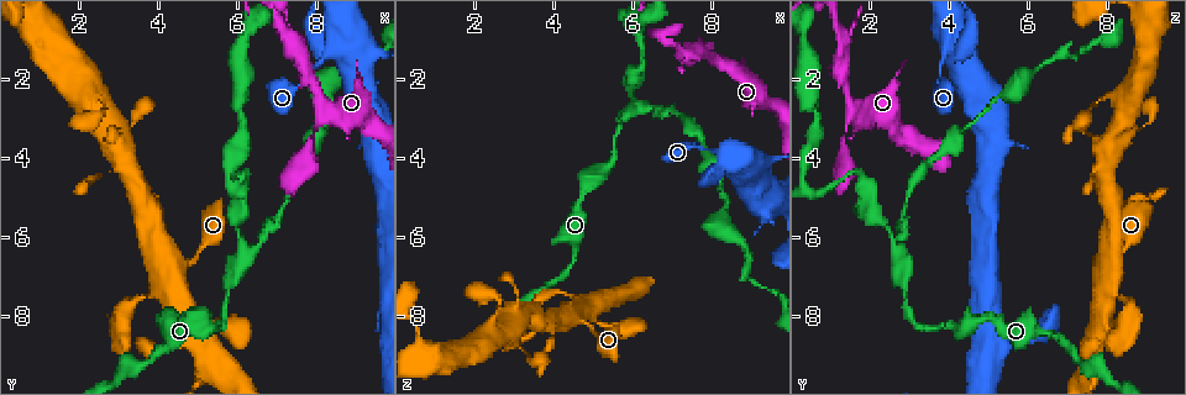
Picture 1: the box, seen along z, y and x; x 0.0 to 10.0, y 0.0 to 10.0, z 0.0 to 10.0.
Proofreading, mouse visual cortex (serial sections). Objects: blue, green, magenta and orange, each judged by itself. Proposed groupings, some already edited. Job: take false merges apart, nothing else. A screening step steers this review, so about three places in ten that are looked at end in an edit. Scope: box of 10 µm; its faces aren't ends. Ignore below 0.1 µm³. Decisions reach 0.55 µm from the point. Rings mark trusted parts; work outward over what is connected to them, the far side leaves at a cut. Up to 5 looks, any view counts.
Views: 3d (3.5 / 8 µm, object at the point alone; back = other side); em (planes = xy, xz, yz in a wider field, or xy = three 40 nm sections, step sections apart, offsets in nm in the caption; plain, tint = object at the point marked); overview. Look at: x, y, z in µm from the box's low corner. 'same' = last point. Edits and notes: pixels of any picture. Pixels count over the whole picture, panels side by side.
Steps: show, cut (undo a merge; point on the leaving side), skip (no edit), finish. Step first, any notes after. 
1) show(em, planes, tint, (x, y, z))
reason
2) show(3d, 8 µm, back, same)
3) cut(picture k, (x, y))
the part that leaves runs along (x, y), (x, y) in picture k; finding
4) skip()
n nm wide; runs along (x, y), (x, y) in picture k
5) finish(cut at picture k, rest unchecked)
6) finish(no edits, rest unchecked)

show(3d, 3.5 µm, back, (6.20, 6.50, 2.70))

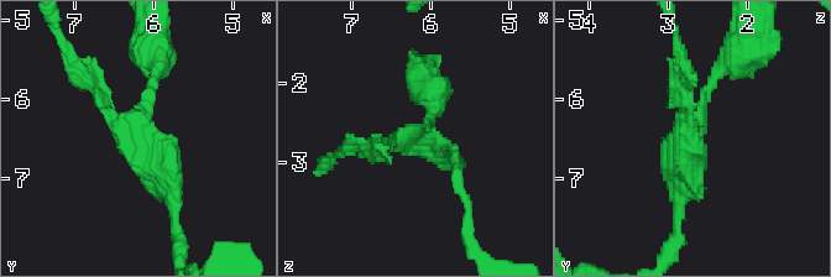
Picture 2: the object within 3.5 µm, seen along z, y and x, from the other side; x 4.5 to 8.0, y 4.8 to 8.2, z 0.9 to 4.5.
show(em, planes, tint, (6.25, 6.50, 2.75))

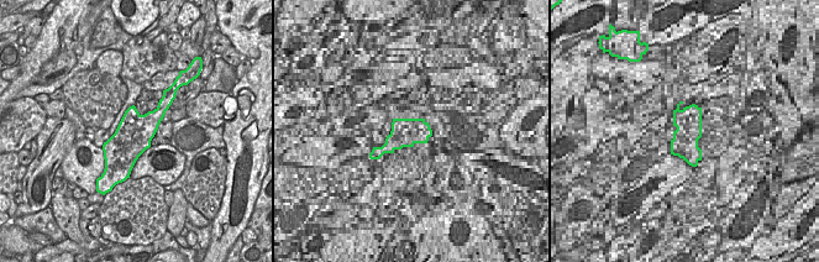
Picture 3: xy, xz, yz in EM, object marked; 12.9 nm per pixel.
skip()
arms of 150, 150, 200 nm; continuous, no second cell

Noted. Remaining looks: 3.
show(3d, 3.5 µm, (7.40, 0.95, 1.35))
sudden change in width

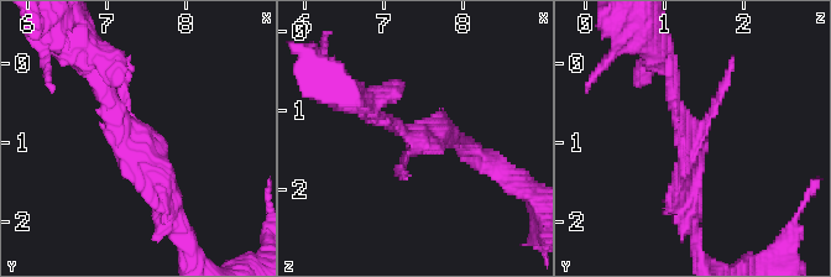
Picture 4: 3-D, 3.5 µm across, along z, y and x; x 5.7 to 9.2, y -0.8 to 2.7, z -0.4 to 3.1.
show(em, xy, step 5, tint, (7.40, 0.95, 1.35))
shape alone is not enough

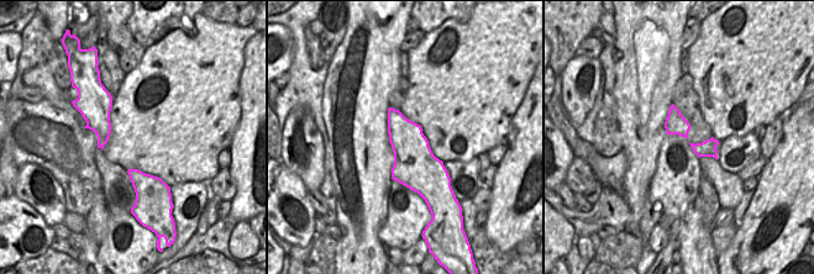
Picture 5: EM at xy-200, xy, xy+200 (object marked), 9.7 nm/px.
skip()
arms of 150, 150, 300 nm; one cell here

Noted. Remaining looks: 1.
finish(no edits, rest unchecked)

